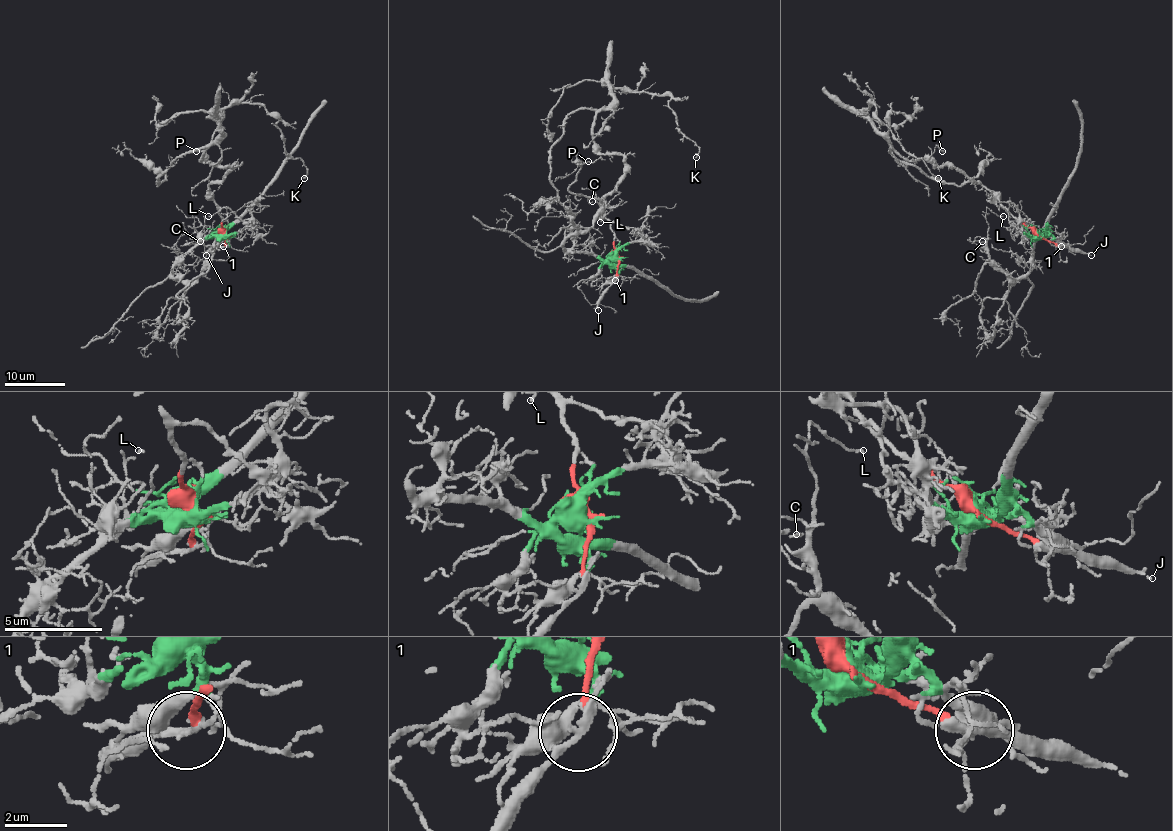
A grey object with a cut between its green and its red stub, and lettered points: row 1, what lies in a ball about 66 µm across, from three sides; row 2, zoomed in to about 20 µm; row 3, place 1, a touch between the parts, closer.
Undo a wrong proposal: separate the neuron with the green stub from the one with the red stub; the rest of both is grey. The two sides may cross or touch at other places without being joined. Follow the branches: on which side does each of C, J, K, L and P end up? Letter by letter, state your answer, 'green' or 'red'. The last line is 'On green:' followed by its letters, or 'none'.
C: green
J: red
K: red
L: green
P: red
On green: C, L

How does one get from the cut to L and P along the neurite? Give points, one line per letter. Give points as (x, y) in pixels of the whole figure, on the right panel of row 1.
L: (1038, 236), (1033, 265), (1012, 280), (989, 258), (986, 239), (985, 216), (991, 212), (1003, 216)
P: (1038, 236), (1012, 216), (982, 184), (974, 183), (955, 168), (935, 166), (932, 156), (937, 145), (943, 151)

